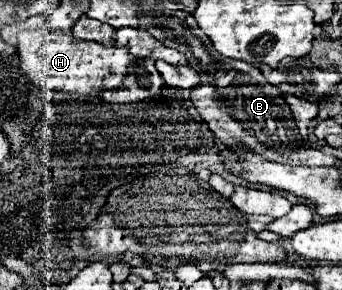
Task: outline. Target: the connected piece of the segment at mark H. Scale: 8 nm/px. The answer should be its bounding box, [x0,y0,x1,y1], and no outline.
[17,26,131,96]

